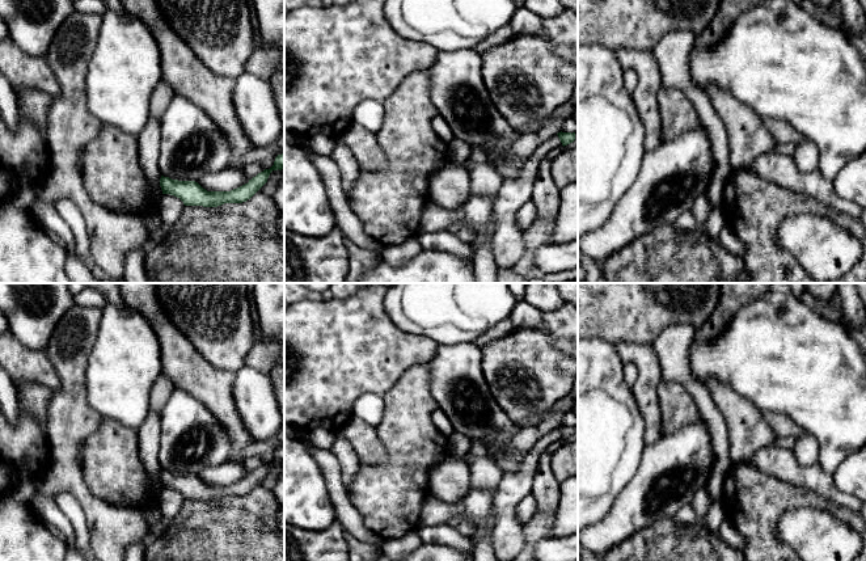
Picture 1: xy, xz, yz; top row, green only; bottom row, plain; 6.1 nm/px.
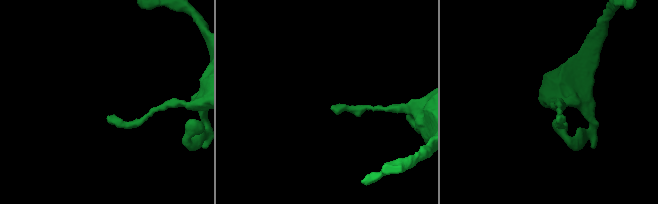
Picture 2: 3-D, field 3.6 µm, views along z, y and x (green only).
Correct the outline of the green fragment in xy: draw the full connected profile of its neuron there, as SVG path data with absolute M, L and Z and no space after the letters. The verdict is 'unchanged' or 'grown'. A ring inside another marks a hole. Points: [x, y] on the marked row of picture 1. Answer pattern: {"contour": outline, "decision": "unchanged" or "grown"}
{"contour": "M284 153L275 157L274 165L265 169L248 184L231 191L207 191L195 181L178 181L161 176L162 194L179 198L185 206L217 207L224 203L242 203L250 199L266 182L273 170L284 168Z", "decision": "unchanged"}

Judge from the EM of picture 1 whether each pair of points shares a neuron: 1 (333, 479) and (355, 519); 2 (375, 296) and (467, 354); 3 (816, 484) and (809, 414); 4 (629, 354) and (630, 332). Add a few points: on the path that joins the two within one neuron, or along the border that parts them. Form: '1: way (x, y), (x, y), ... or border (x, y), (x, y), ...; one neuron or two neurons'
1: way (337, 489), (345, 509); one neuron
2: border (439, 345), (435, 354), (426, 363); two neurons
3: border (818, 462), (832, 475); two neurons
4: border (650, 344), (617, 342), (615, 345); two neurons

